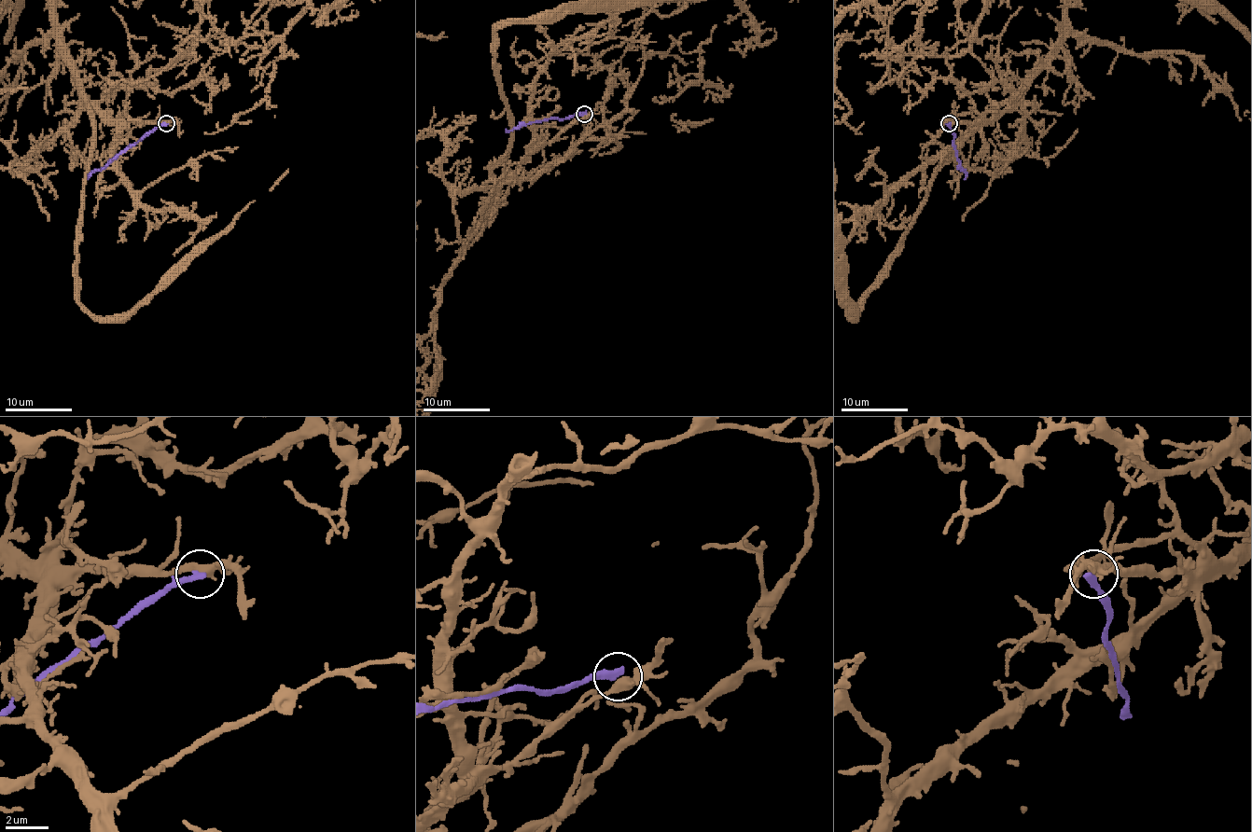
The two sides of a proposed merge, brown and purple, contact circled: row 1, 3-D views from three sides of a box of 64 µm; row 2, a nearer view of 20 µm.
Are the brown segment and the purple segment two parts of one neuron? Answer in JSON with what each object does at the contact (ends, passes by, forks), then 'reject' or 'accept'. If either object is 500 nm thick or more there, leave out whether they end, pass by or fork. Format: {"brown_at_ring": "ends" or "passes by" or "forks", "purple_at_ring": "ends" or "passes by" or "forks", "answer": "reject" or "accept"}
{"brown_at_ring": "passes by", "purple_at_ring": "ends", "answer": "reject"}

